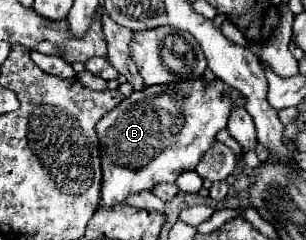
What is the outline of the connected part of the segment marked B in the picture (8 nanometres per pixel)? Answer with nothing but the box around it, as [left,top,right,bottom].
[95,80,245,206]

